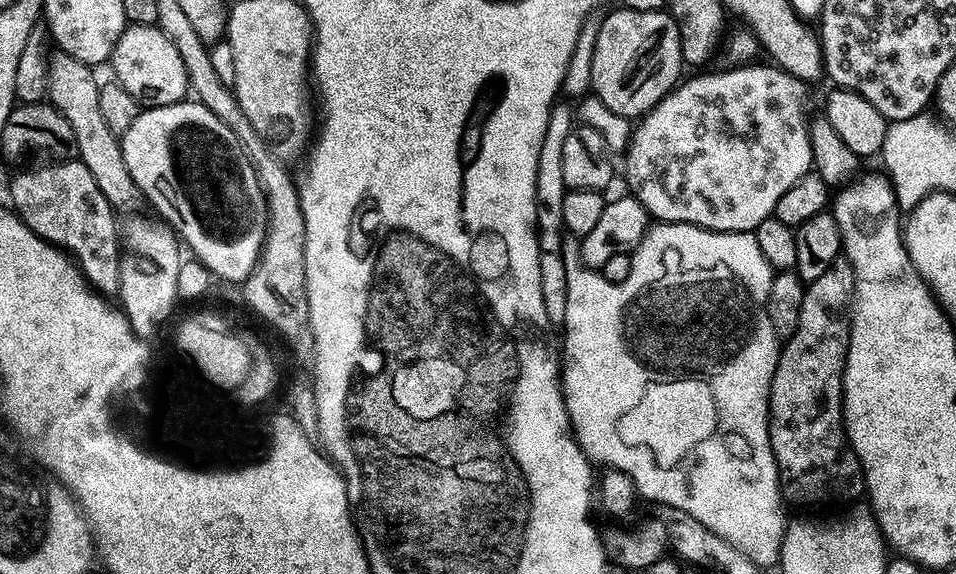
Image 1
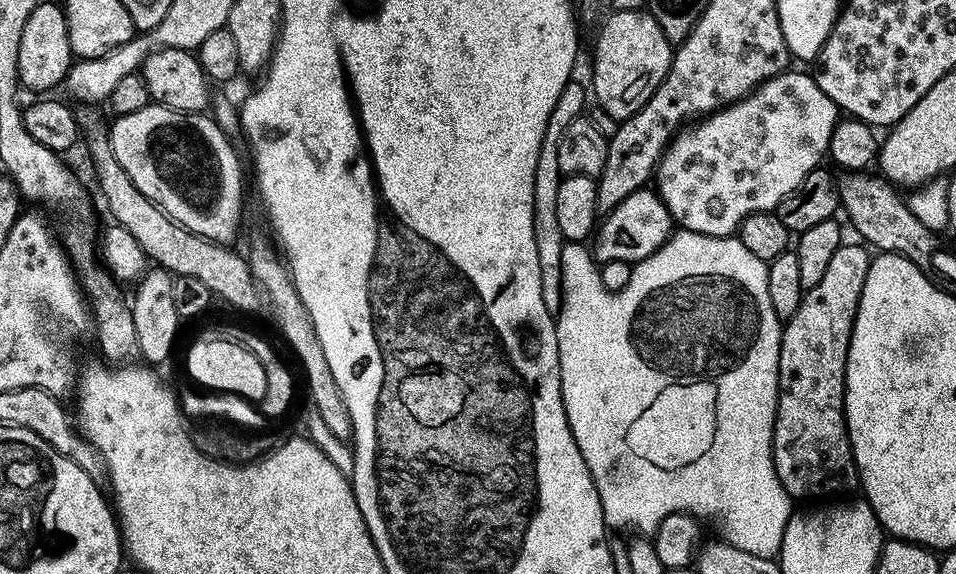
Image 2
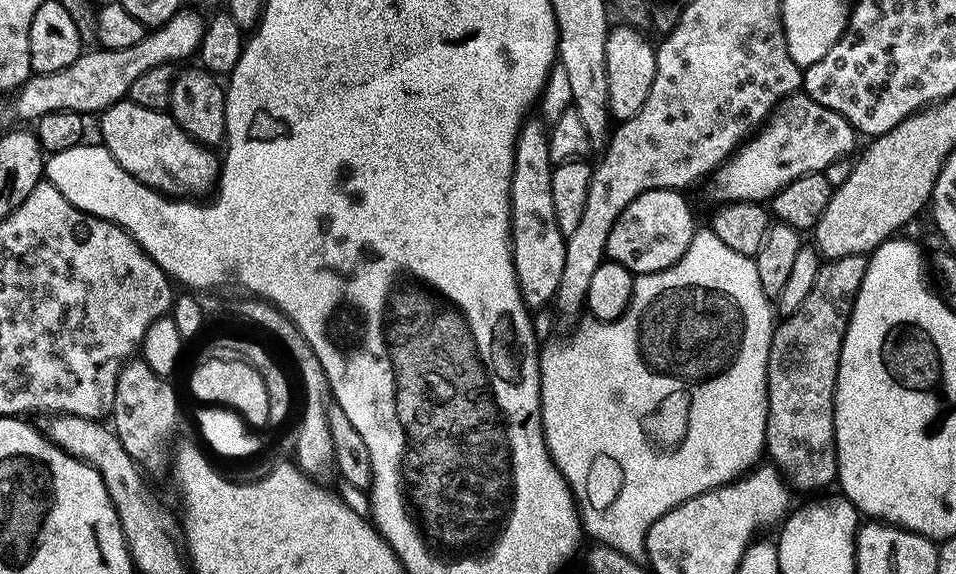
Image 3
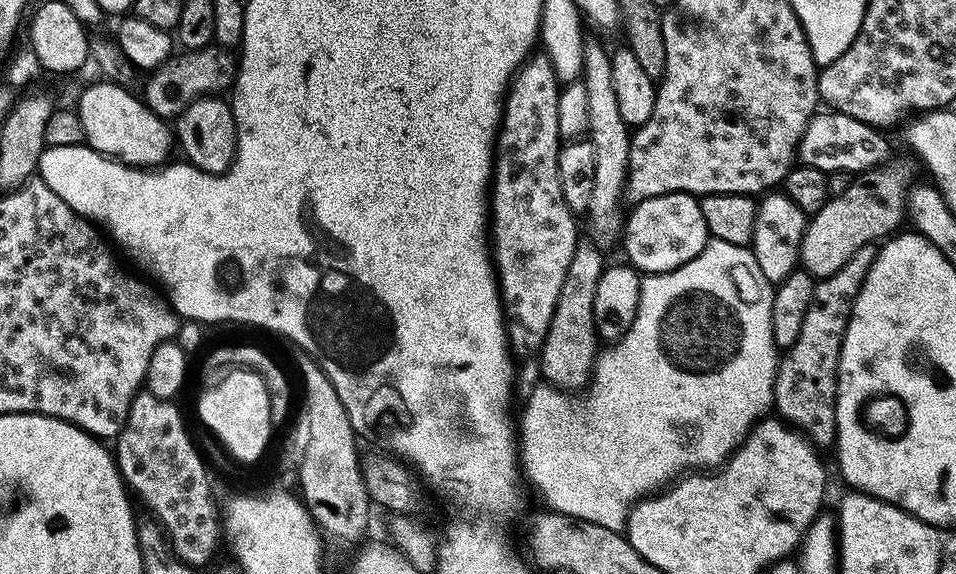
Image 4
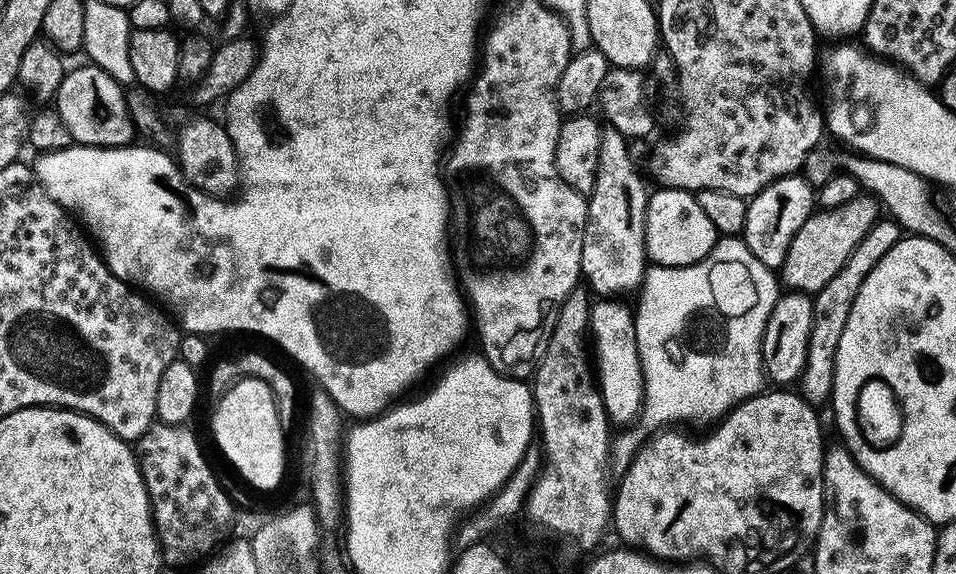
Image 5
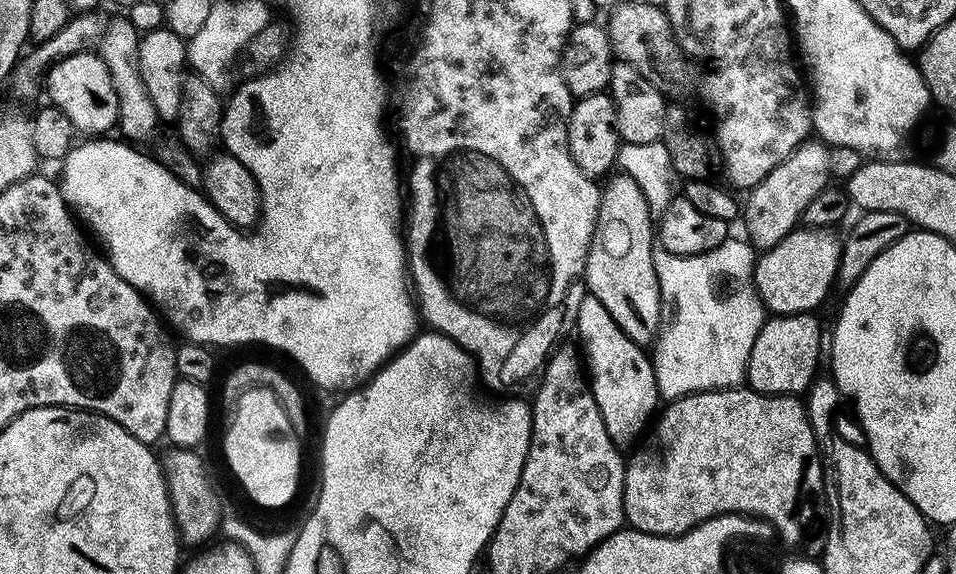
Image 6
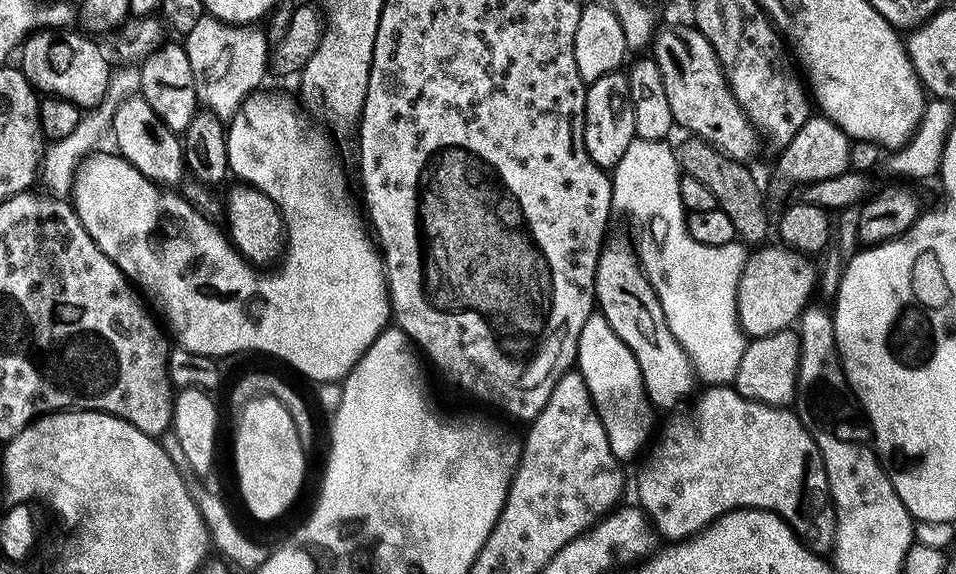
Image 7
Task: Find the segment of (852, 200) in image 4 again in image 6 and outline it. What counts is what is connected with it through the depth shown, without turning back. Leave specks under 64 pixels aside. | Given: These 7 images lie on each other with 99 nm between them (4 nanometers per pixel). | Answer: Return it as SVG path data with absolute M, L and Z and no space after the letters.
M797 227L778 246L767 249L764 256L755 261L754 279L756 290L760 293L760 298L764 302L764 307L769 313L778 316L792 316L796 312L812 312L828 296L828 287L836 284L836 271L840 261L840 249L842 247L841 237L834 234L835 231L827 227L813 227L809 230L807 227Z

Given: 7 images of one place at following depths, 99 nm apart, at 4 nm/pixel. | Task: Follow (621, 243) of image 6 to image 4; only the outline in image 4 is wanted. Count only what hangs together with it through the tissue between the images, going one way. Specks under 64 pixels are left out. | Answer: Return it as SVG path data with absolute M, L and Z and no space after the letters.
M592 42L584 45L584 71L582 82L586 86L586 99L590 105L590 126L587 139L594 146L594 194L590 194L590 206L586 213L587 219L592 219L592 228L596 235L608 240L611 236L619 237L622 232L622 212L620 216L620 199L626 196L628 183L628 159L630 158L630 125L622 122L622 114L618 110L618 94L614 94L614 74L612 73L612 58L609 49Z

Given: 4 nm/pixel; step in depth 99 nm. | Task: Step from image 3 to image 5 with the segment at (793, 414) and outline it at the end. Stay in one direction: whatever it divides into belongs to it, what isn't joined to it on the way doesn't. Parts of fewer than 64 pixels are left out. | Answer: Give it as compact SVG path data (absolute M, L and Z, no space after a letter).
M881 218L876 220L866 230L866 234L858 242L858 246L850 254L850 258L812 296L814 306L814 322L810 326L810 344L806 350L806 366L802 370L798 381L798 391L809 404L820 406L820 403L827 401L832 395L832 383L834 382L834 366L838 354L838 342L842 342L842 330L846 330L846 321L850 318L850 310L854 310L854 298L858 298L858 290L862 290L862 282L868 280L868 275L878 266L880 259L902 238L902 229L895 220Z

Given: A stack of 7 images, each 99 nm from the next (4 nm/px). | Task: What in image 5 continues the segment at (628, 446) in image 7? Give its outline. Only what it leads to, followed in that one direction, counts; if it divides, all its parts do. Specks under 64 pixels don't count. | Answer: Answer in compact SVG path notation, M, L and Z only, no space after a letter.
M600 298L590 310L590 344L594 349L594 375L600 385L600 397L613 425L628 426L641 415L644 406L644 371L640 365L636 341L636 318L620 298Z

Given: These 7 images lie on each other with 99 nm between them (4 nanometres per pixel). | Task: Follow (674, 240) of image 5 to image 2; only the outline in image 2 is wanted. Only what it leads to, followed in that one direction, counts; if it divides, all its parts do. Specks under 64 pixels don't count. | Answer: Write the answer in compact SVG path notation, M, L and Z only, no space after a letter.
M645 186L632 192L611 209L608 217L603 217L598 231L595 233L596 248L594 256L597 261L627 260L639 262L648 256L653 256L674 232L672 215L666 210L666 206L659 195L651 187Z

